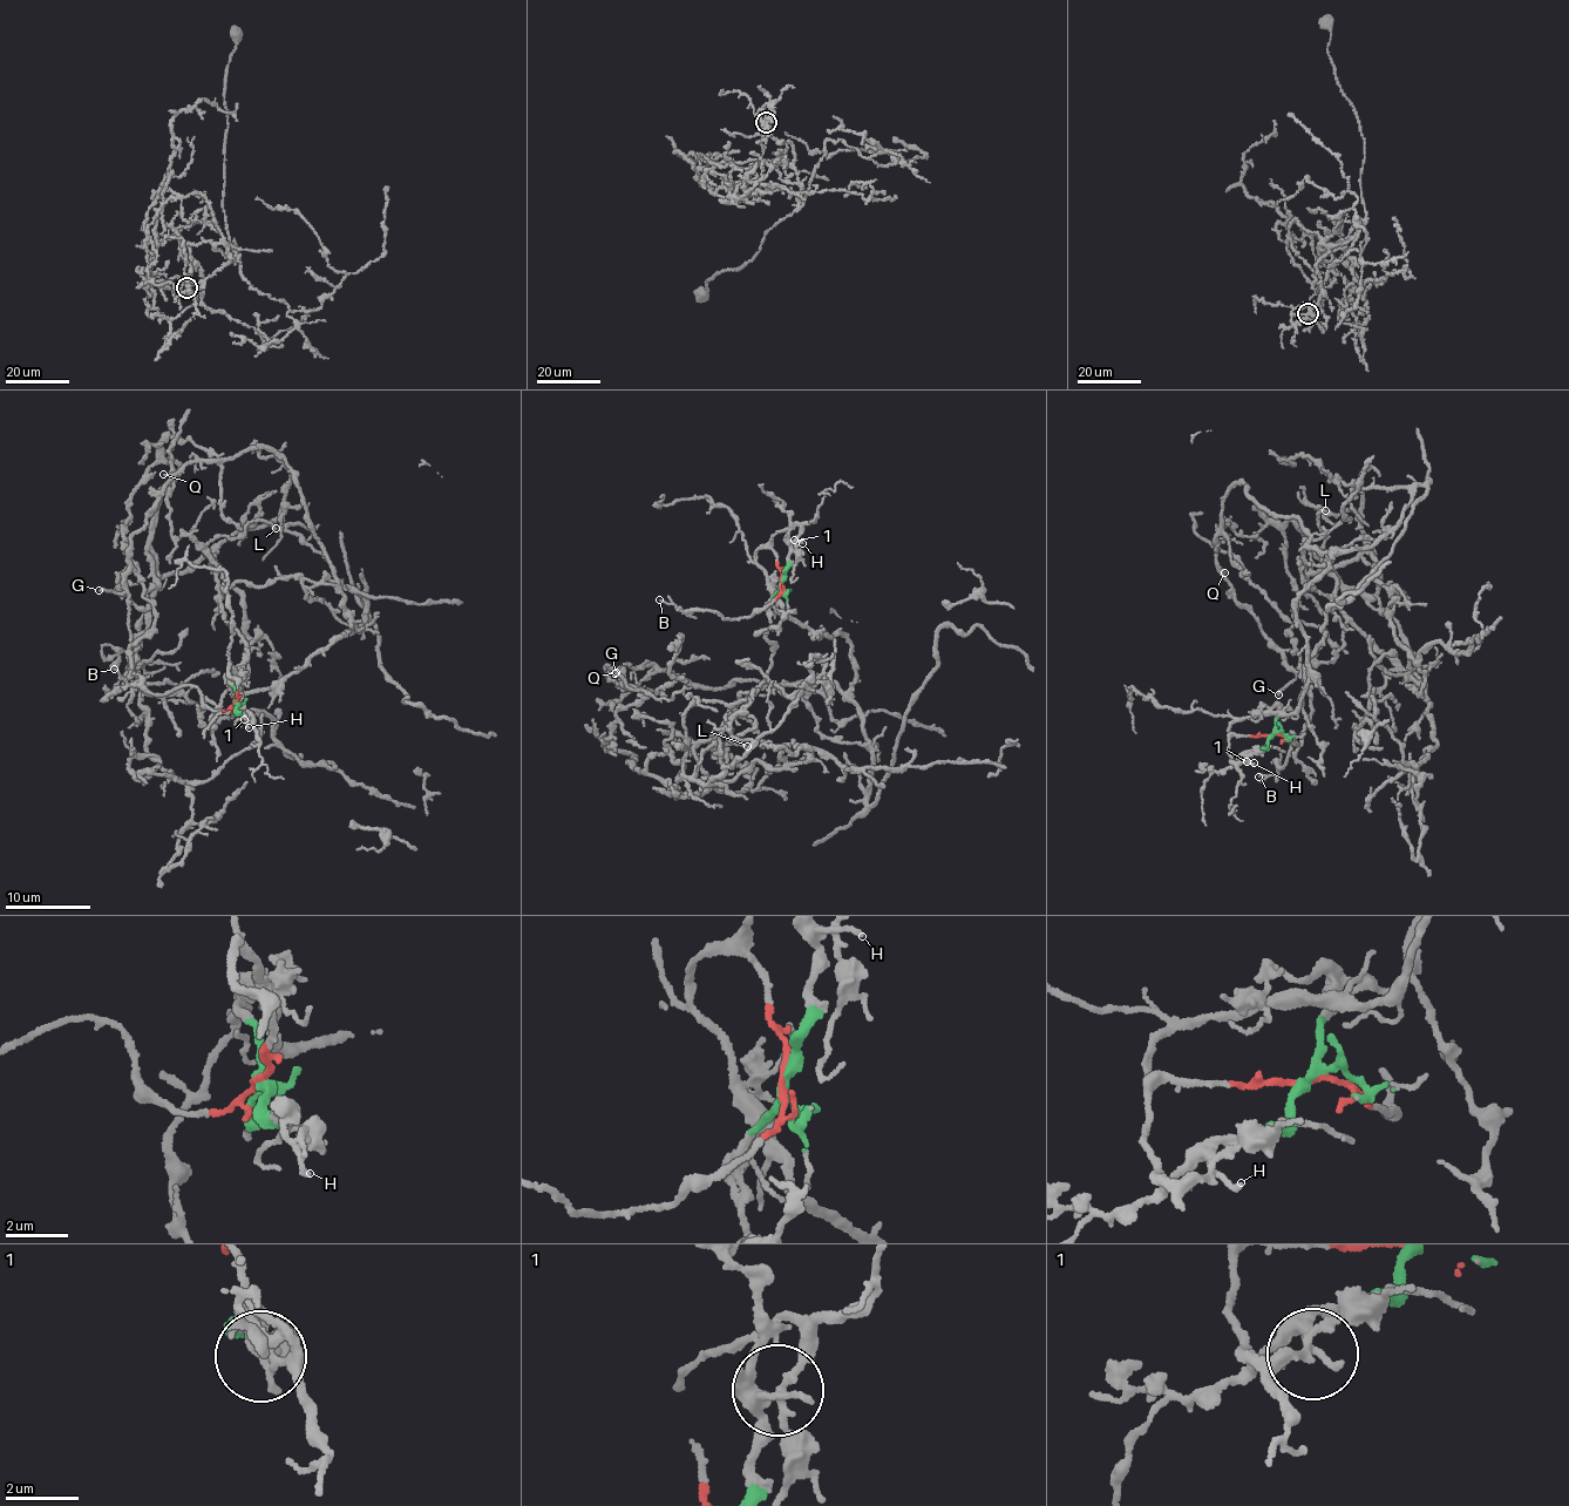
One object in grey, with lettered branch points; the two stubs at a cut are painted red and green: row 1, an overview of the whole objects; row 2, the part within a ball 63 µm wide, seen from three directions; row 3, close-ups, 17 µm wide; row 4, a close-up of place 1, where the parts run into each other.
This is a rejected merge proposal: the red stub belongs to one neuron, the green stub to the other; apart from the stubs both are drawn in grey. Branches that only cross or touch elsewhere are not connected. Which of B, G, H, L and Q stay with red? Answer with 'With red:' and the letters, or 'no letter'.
With red: B, G, Q

